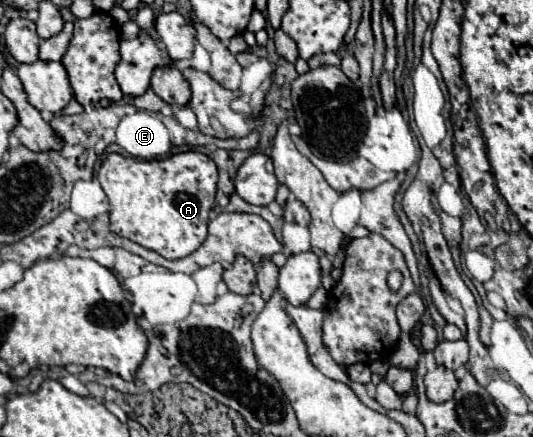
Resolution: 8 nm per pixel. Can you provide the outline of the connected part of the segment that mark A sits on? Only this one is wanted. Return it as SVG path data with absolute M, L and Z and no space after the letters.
M187 151L167 159L141 161L109 153L97 171L97 181L109 199L111 231L117 235L157 251L165 259L187 257L205 241L217 185L217 167L207 155Z

